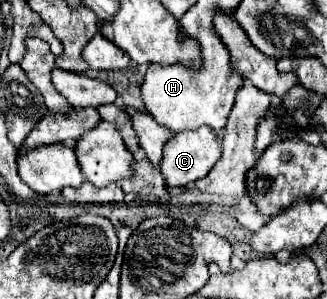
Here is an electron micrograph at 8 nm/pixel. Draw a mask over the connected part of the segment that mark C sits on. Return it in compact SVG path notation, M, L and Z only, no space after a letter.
M208 126L196 132L180 132L164 148L162 174L168 186L188 186L204 178L220 158L220 138Z

